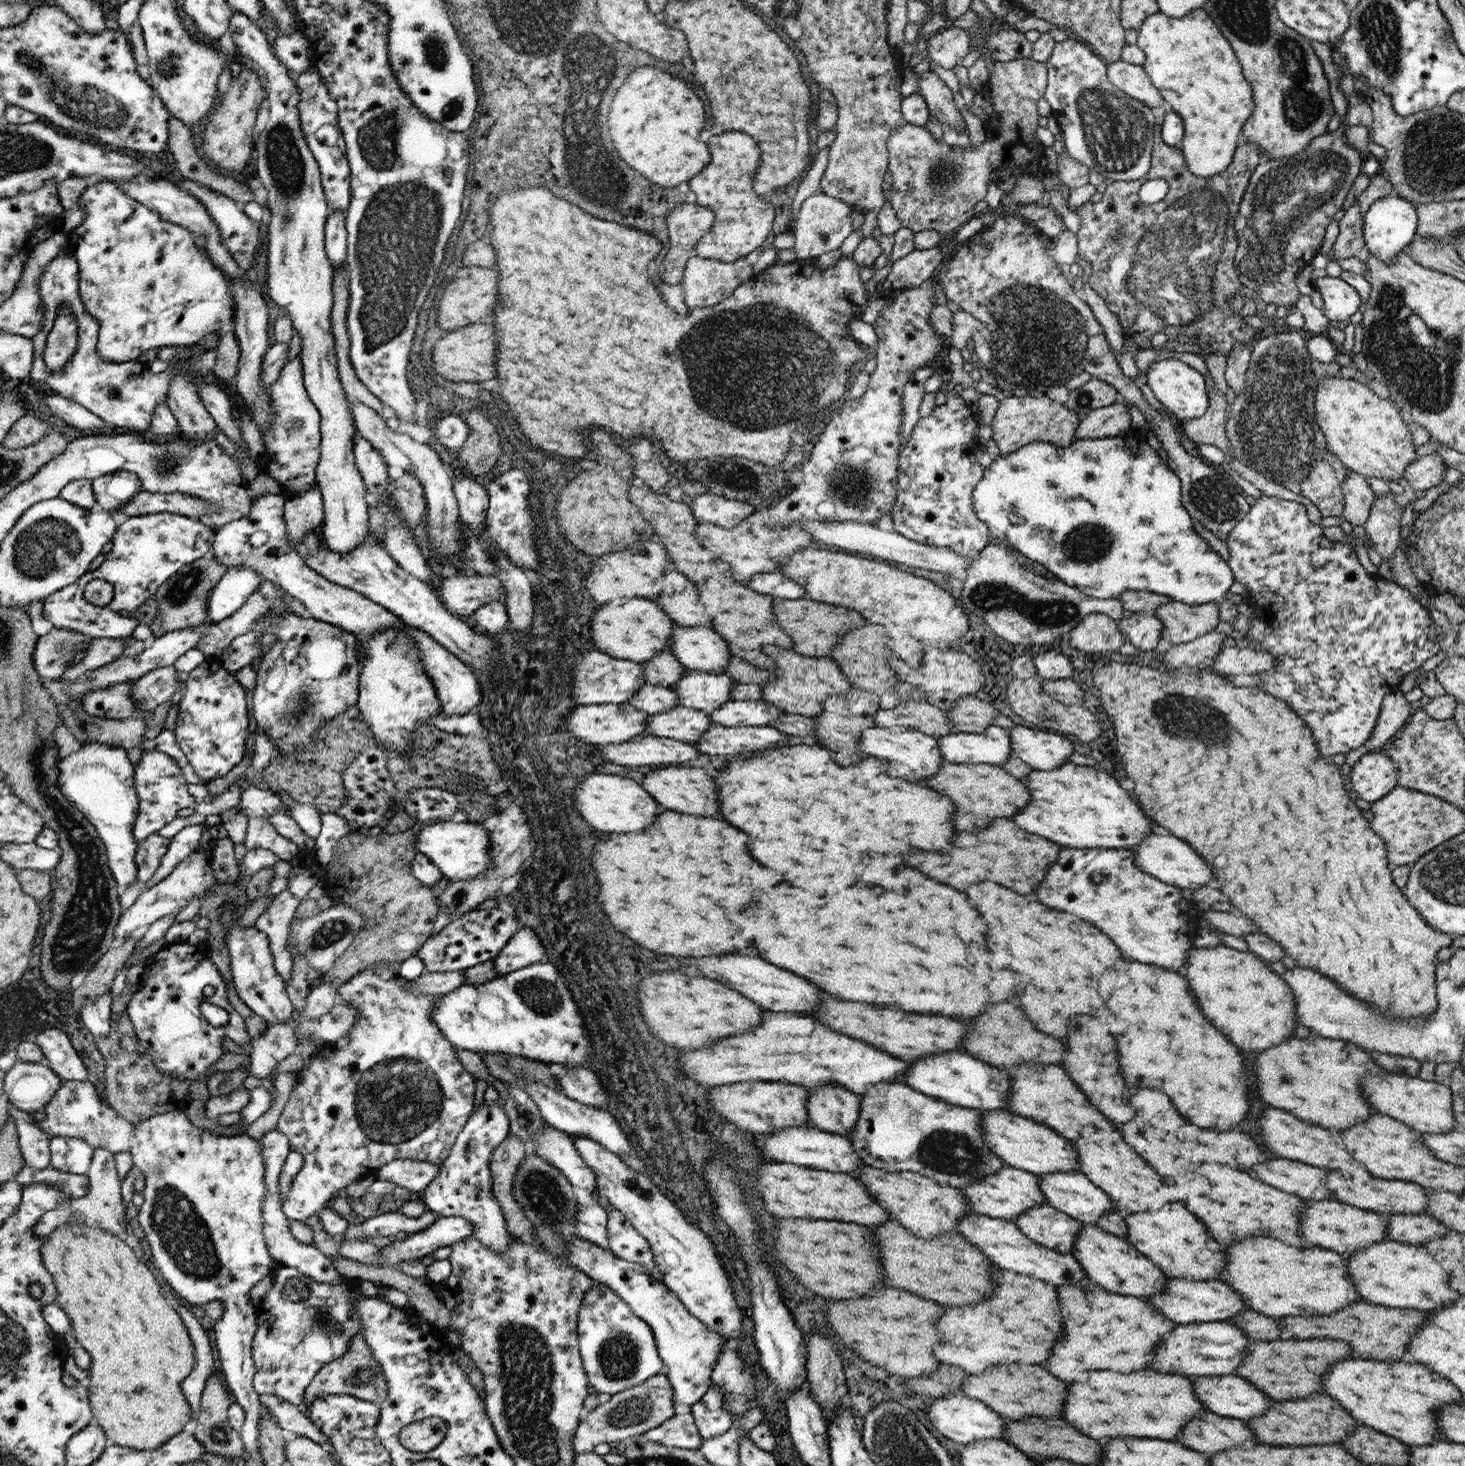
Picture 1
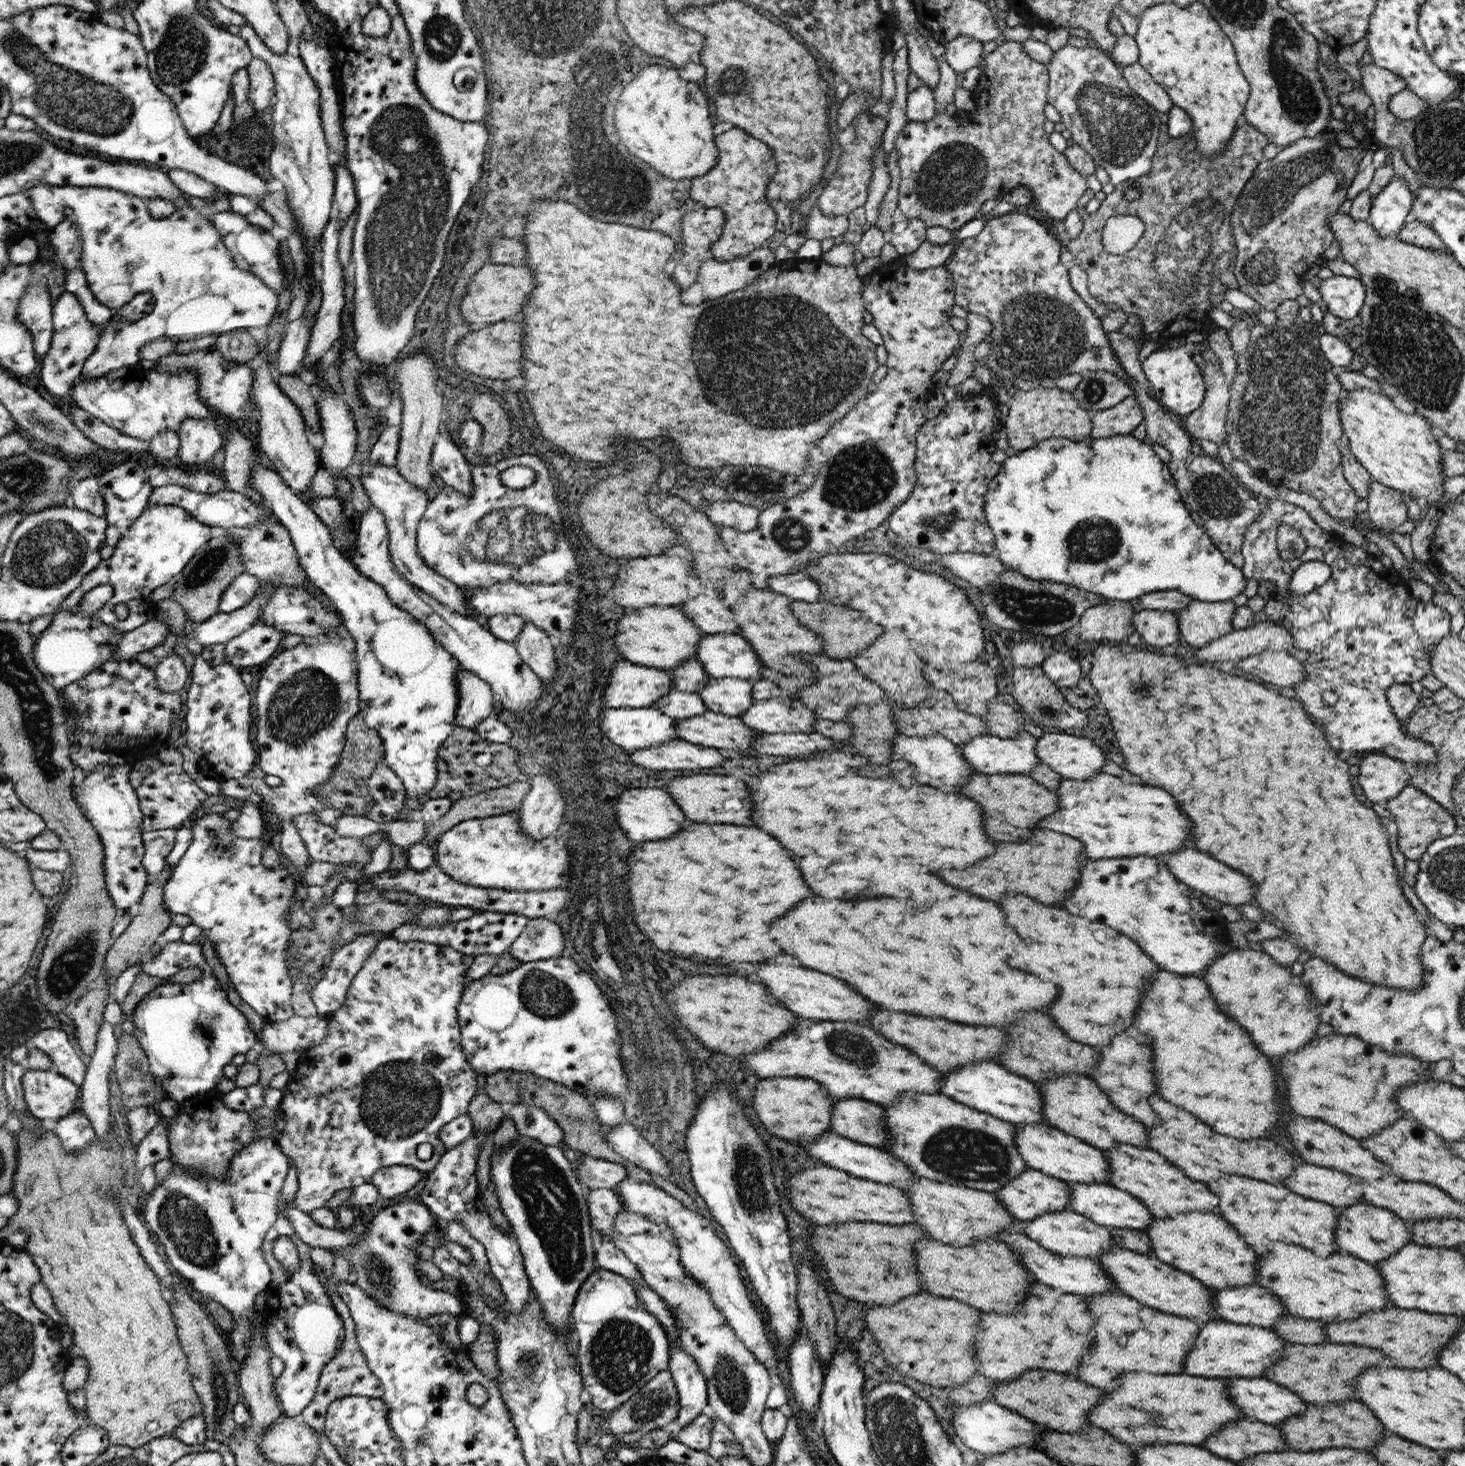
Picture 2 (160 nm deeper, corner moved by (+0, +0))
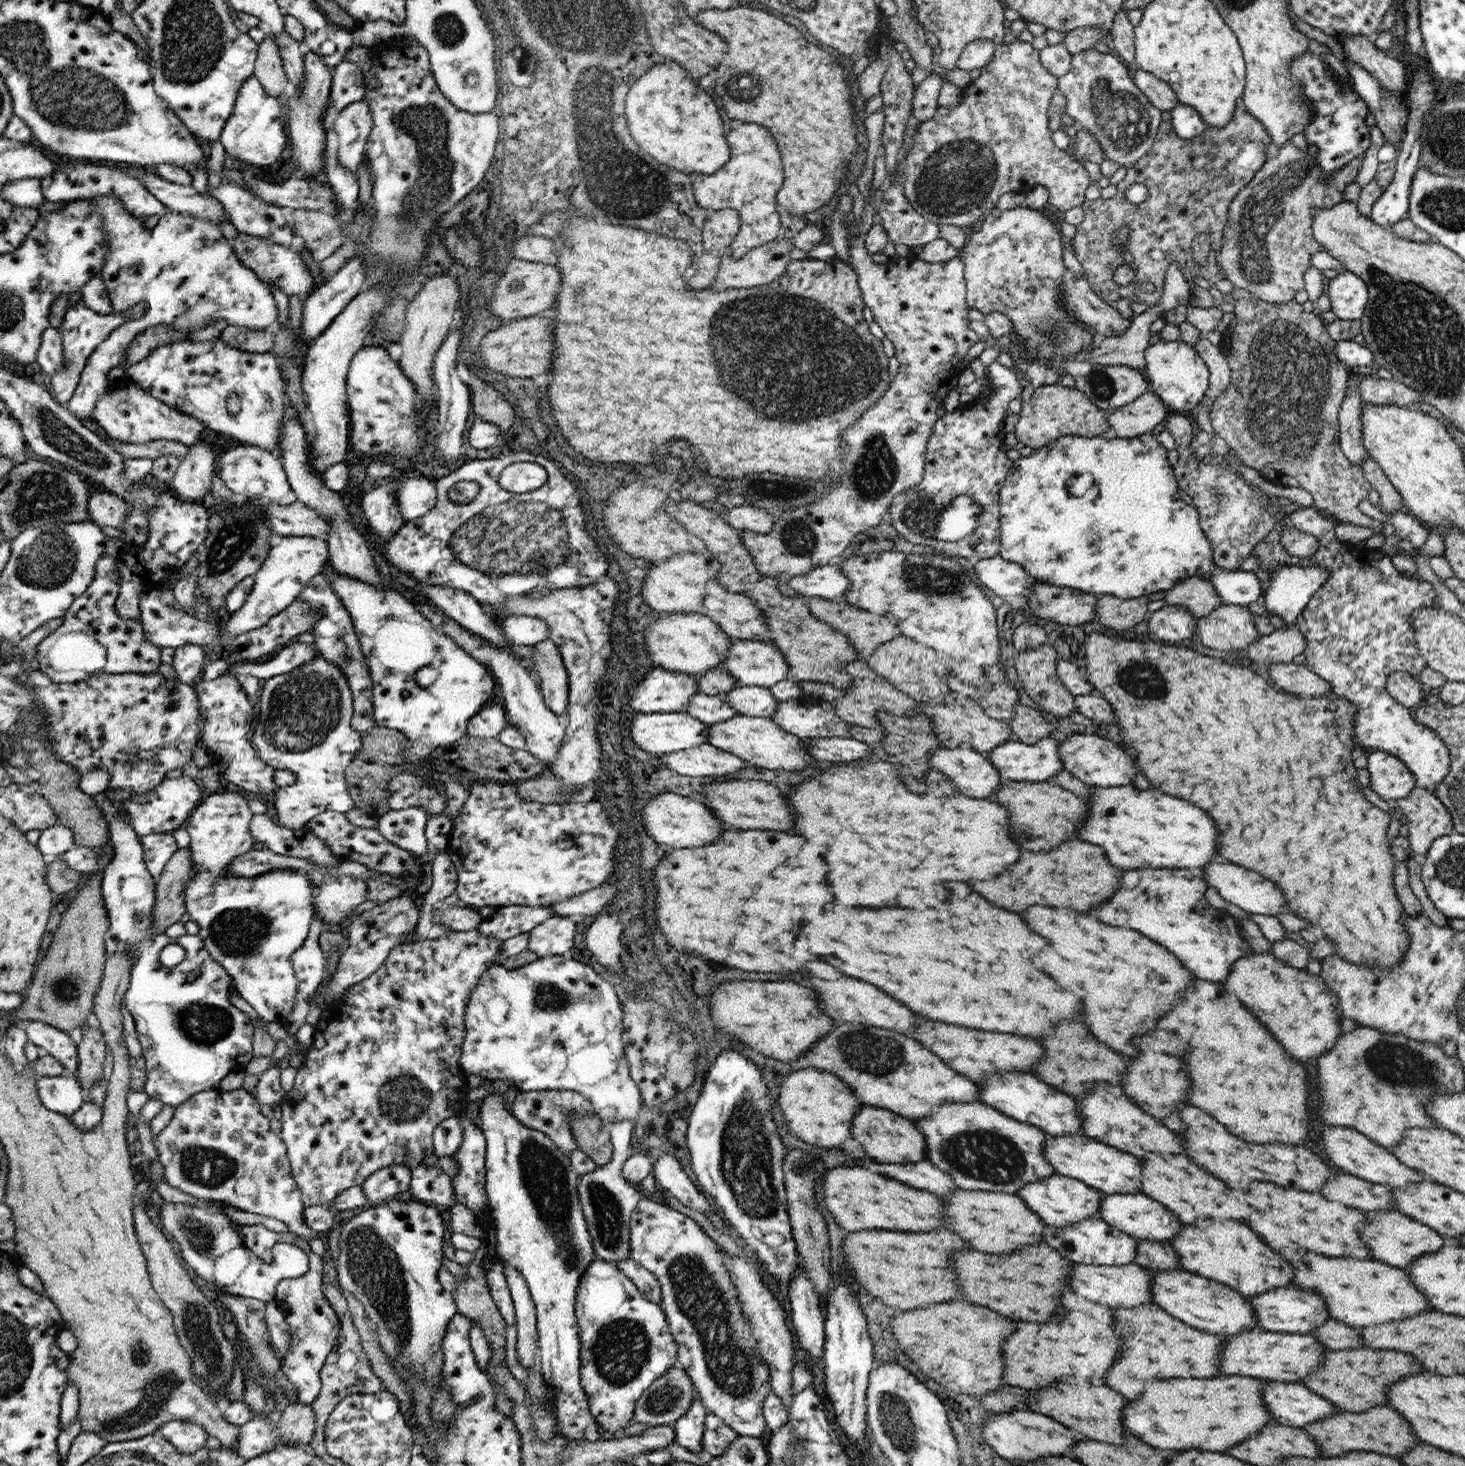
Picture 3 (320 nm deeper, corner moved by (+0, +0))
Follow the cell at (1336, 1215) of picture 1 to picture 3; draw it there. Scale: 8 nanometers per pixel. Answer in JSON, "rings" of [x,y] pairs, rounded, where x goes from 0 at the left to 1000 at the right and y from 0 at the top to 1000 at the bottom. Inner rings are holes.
{"rings":[[[954,825],[936,826],[933,827],[933,830],[934,832],[932,832],[932,835],[929,837],[930,846],[938,854],[938,859],[950,862],[953,865],[958,865],[964,859],[967,859],[975,854],[980,854],[988,849],[987,844],[978,838],[967,834]]]}

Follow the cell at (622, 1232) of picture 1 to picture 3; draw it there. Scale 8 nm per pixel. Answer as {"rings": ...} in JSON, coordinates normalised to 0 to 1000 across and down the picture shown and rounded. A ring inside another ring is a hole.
{"rings":[[[439,817],[435,820],[431,828],[429,838],[429,858],[442,865],[449,872],[451,890],[457,908],[463,917],[463,928],[474,943],[474,950],[479,953],[483,965],[492,967],[506,980],[520,982],[523,975],[521,956],[527,950],[526,932],[517,921],[518,915],[513,907],[513,901],[507,897],[504,881],[494,862],[495,855],[492,850],[481,840],[475,832],[445,817]]]}

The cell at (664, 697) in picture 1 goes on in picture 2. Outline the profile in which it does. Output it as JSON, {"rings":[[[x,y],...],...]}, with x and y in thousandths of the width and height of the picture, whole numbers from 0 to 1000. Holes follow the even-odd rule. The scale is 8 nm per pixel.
{"rings":[[[461,470],[453,475],[450,479],[446,480],[445,482],[463,492],[479,488],[483,484],[476,473],[466,472]]]}

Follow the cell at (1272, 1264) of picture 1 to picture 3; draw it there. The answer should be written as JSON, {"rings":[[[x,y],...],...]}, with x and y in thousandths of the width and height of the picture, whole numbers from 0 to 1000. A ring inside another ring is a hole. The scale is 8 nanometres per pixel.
{"rings":[[[890,855],[893,866],[885,866],[885,873],[882,878],[897,879],[905,884],[909,899],[915,900],[922,905],[931,905],[932,903],[945,903],[950,900],[958,900],[961,898],[975,895],[976,891],[971,883],[961,873],[958,866],[942,862],[930,861],[926,858],[905,858],[901,855]]]}

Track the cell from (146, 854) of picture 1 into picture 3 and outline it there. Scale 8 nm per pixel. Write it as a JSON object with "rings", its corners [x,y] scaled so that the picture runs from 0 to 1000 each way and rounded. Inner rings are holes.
{"rings":[[[117,568],[100,569],[97,570],[96,573],[98,575],[100,593],[103,594],[103,597],[107,600],[116,585],[122,579],[121,574],[117,570]]]}

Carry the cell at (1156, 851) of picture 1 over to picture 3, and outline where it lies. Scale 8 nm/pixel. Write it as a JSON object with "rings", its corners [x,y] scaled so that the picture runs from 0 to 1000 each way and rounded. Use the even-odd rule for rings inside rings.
{"rings":[[[828,587],[828,588],[825,588],[825,589],[821,591],[818,594],[820,595],[823,604],[830,606],[835,614],[841,615],[841,617],[843,617],[845,619],[848,619],[848,621],[870,626],[872,625],[872,623],[880,622],[874,606],[871,606],[871,603],[868,603],[867,600],[864,600],[863,598],[860,598],[859,595],[853,595],[851,592],[841,591],[841,589],[834,589],[833,587]]]}

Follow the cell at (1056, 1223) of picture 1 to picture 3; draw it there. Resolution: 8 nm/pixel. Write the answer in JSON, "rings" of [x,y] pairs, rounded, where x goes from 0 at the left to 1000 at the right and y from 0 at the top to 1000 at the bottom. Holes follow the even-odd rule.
{"rings":[[[749,831],[730,835],[726,838],[715,836],[711,847],[721,852],[726,859],[734,862],[767,864],[775,858],[776,845]]]}

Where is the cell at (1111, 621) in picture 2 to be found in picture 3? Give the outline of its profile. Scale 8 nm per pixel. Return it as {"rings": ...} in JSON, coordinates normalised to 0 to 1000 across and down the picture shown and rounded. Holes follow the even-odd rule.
{"rings":[[[759,406],[751,407],[748,412],[747,422],[762,431],[767,431],[783,422],[785,411],[784,406],[771,409],[765,409]]]}

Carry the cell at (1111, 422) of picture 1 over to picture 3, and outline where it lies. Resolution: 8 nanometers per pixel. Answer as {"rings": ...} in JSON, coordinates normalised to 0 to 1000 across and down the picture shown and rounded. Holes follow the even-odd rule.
{"rings":[[[785,267],[779,269],[774,274],[762,278],[756,286],[763,299],[778,297],[793,289],[799,279]]]}

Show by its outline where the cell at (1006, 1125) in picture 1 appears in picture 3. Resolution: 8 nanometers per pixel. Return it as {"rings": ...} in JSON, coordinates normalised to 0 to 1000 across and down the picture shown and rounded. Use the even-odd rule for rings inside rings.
{"rings":[[[716,775],[713,778],[713,786],[720,800],[737,805],[754,814],[778,814],[780,791],[777,787],[768,786],[762,782],[752,780],[743,775]]]}

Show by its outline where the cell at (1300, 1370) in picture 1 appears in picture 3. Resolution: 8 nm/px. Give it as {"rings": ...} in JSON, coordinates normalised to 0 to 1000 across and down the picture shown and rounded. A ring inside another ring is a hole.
{"rings":[[[935,919],[919,920],[904,922],[903,932],[889,941],[896,950],[911,957],[915,962],[932,963],[937,959],[946,958],[946,947],[958,939],[971,936],[969,928],[958,922],[942,921]]]}

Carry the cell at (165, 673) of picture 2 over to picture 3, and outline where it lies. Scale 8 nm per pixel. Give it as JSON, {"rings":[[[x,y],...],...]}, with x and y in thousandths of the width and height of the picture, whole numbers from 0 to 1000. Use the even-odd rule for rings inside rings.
{"rings":[[[128,439],[120,442],[117,454],[120,458],[120,464],[128,467],[137,463],[141,452],[142,452],[141,445],[137,441]]]}

